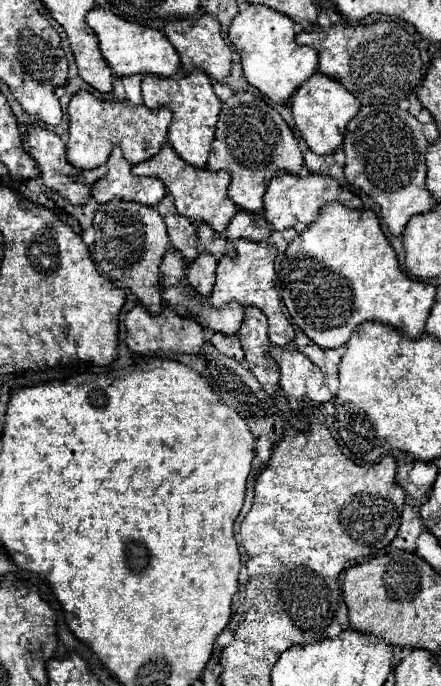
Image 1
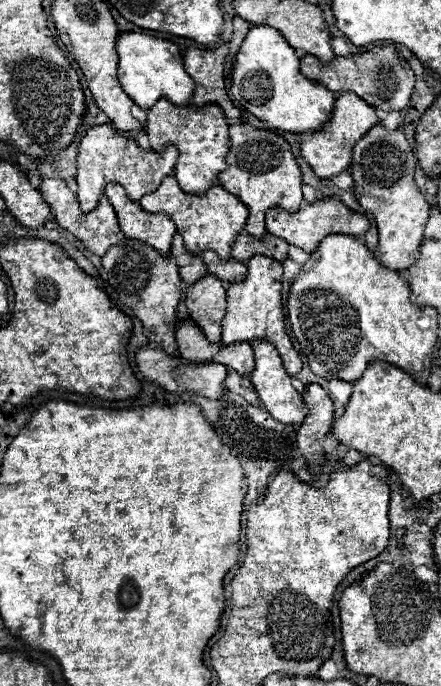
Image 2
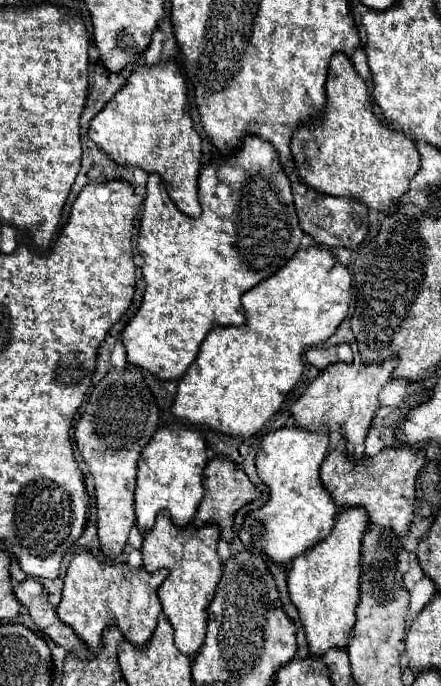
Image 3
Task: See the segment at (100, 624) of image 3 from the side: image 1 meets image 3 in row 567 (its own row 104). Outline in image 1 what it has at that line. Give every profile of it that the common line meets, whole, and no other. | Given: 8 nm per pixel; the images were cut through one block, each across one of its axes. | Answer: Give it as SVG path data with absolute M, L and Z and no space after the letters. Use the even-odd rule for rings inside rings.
M78 92L72 96L68 104L68 144L66 156L68 162L80 170L90 170L106 164L114 146L120 146L124 158L130 164L144 162L160 152L166 144L168 126L172 122L172 112L164 110L148 110L146 106L132 106L128 100L102 100L92 96L90 92Z

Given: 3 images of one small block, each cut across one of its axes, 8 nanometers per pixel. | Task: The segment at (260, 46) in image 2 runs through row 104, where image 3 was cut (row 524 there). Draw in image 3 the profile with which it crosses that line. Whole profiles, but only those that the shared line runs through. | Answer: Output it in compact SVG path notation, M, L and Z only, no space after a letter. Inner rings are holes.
M290 426L270 432L260 444L256 468L270 488L270 498L260 510L250 512L236 532L246 546L264 550L280 566L288 566L308 546L324 540L334 526L338 510L332 506L332 494L320 486L320 464L328 454L328 442L326 428L304 432L300 426Z

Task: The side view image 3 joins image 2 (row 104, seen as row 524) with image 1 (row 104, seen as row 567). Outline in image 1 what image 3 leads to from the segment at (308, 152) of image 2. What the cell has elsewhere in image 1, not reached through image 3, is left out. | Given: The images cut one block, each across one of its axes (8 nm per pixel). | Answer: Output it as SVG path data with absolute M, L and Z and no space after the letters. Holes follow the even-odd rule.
M318 72L292 94L290 110L296 128L300 130L300 136L304 138L308 148L316 154L334 154L336 148L342 148L346 124L358 114L360 102L348 90L344 90L344 86L332 82L330 78L324 78L324 74Z

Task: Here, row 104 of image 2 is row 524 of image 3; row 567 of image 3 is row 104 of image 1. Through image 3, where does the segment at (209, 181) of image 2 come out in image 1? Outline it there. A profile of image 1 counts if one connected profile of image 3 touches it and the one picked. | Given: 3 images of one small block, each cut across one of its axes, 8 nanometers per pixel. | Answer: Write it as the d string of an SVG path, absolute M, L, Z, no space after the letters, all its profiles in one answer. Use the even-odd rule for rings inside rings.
M200 70L174 80L174 78L160 78L160 76L144 76L142 78L142 98L144 106L150 110L160 110L162 106L172 110L174 118L168 130L168 144L176 150L176 154L186 160L194 168L206 168L208 154L212 150L218 112L222 108L222 100L216 98L212 90L212 80L202 74Z

